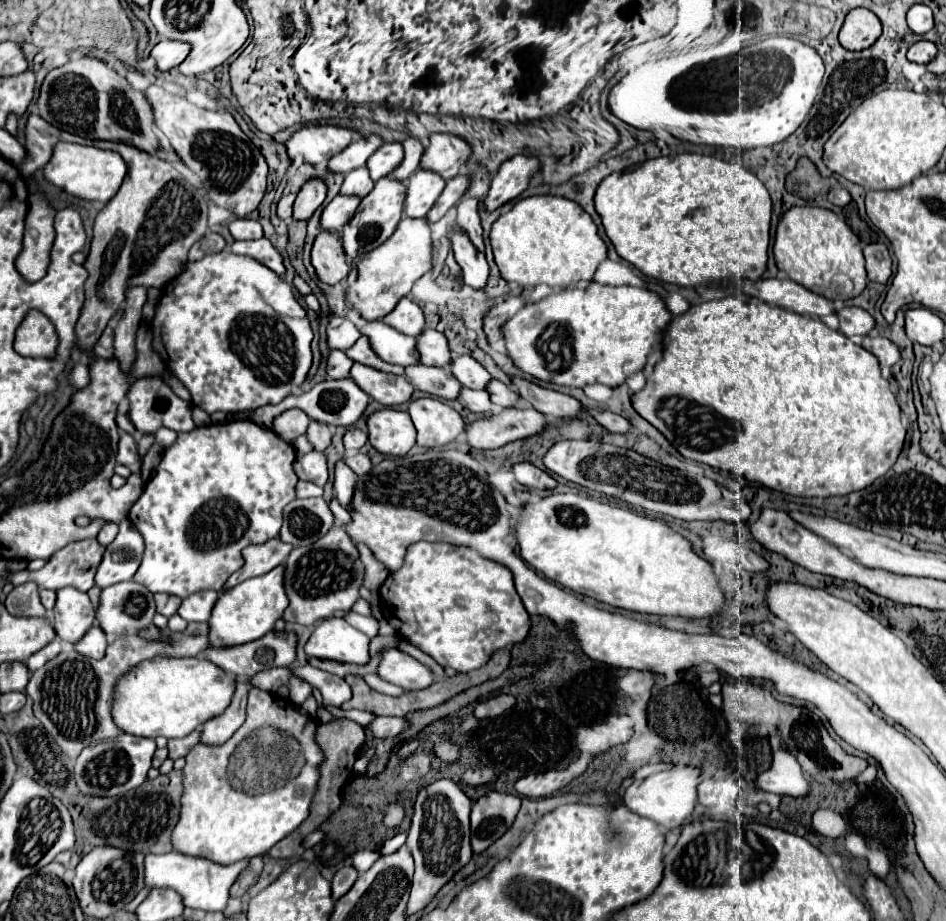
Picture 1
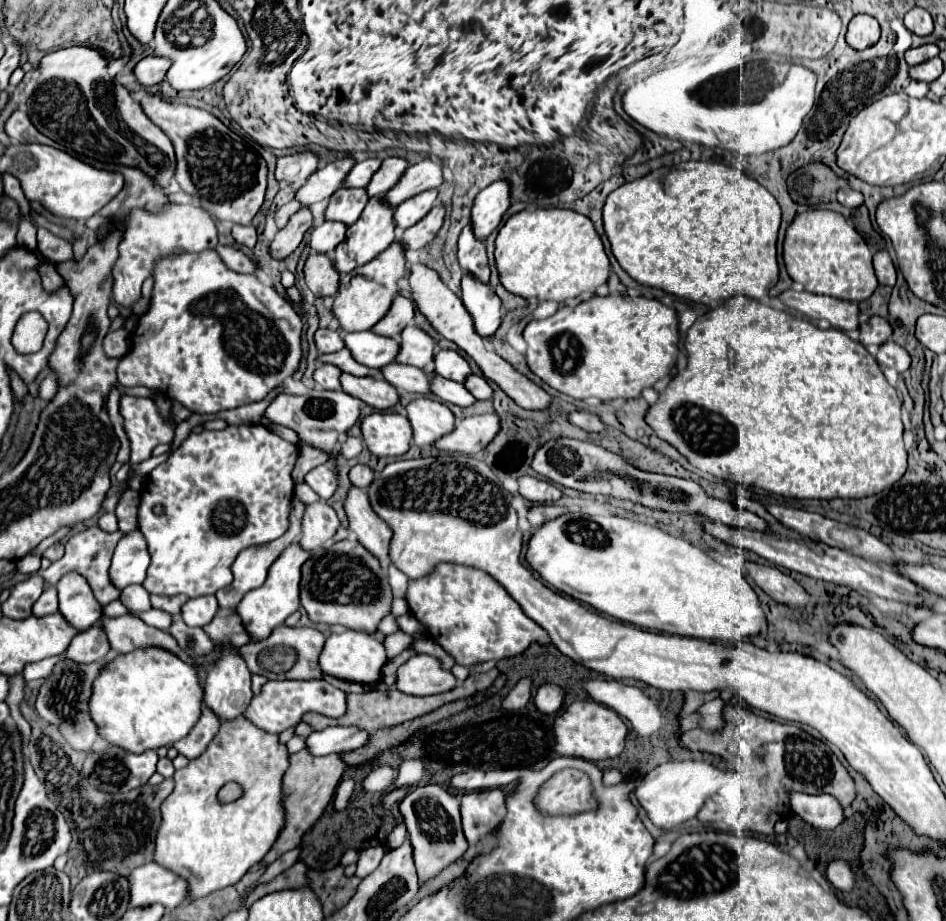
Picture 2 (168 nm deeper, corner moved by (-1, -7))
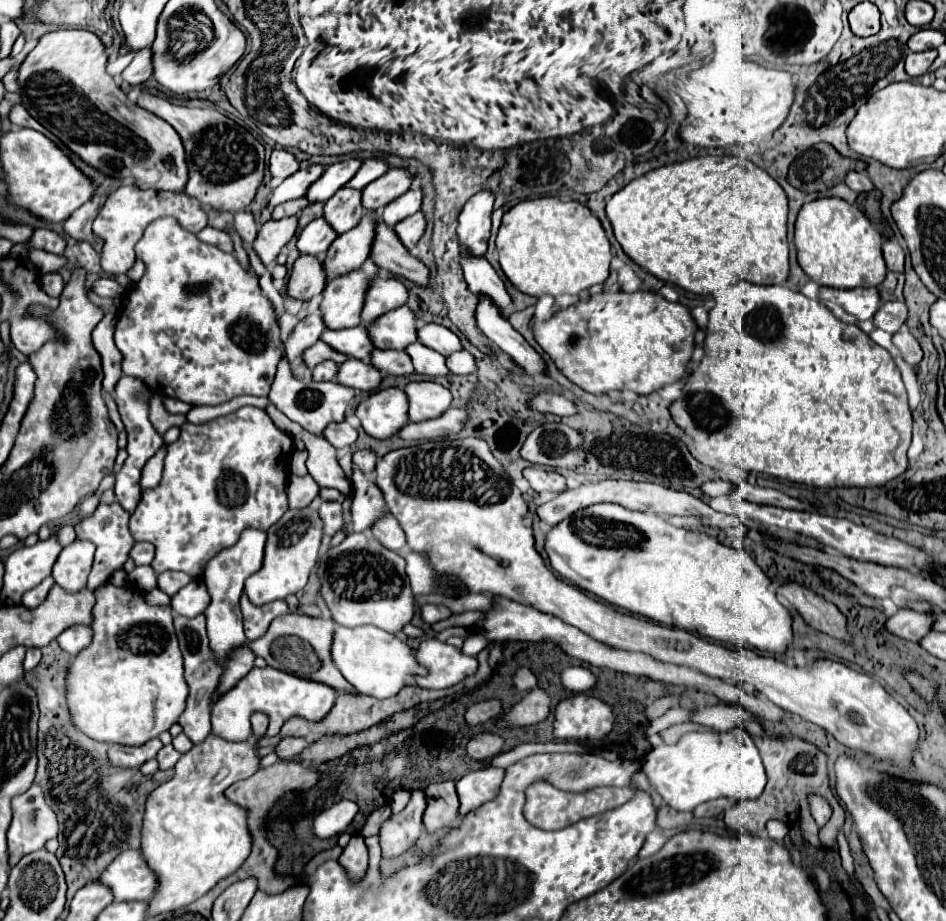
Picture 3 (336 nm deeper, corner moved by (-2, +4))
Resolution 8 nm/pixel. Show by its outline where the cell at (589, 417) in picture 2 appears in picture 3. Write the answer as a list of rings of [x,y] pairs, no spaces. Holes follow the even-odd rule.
[[[537,393],[535,399],[529,401],[529,407],[541,411],[541,413],[553,413],[553,415],[575,415],[577,409],[575,405],[565,399],[563,395],[555,395],[555,393]]]

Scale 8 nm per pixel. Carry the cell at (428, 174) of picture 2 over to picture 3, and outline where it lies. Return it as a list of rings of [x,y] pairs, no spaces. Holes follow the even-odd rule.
[[[391,169],[383,177],[371,181],[363,191],[361,191],[361,205],[369,211],[381,209],[411,187],[411,173],[407,169]]]

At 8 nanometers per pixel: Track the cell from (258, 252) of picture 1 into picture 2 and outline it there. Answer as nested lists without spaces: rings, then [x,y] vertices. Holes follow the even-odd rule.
[[[216,246],[216,252],[224,260],[224,264],[234,272],[246,272],[246,274],[258,274],[260,264],[252,258],[248,258],[244,252],[232,248],[232,246]]]

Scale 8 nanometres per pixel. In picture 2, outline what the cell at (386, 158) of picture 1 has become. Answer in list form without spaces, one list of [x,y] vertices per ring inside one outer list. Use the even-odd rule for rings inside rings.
[[[368,158],[364,162],[358,162],[350,174],[346,176],[346,186],[356,186],[356,188],[366,188],[368,182],[372,180],[372,174],[380,168],[380,158]]]

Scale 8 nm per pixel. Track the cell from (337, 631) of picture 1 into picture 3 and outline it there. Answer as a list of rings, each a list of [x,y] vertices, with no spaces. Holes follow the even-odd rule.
[[[373,625],[361,627],[337,627],[331,657],[341,671],[341,675],[363,695],[377,699],[389,699],[397,695],[403,687],[411,685],[417,675],[427,675],[427,667],[419,665],[415,659],[415,649],[401,641],[399,637],[381,631]]]

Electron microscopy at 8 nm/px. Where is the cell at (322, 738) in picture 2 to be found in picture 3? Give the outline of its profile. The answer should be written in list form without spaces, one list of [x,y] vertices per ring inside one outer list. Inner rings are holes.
[[[289,737],[289,739],[281,739],[273,751],[275,751],[277,759],[291,759],[291,757],[299,755],[307,745],[309,745],[307,739],[291,739]]]

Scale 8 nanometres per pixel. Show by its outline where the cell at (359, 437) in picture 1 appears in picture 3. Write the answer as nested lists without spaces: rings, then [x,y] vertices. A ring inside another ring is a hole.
[[[329,423],[323,431],[323,437],[339,451],[355,445],[357,441],[357,431],[349,423]]]

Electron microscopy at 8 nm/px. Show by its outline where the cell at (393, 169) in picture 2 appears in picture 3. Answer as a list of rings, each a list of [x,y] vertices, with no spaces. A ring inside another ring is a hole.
[[[367,159],[367,161],[363,161],[363,165],[355,173],[355,177],[349,183],[345,183],[345,187],[351,187],[351,189],[359,189],[361,191],[365,185],[369,185],[377,177],[381,177],[387,169],[389,167],[381,159]]]

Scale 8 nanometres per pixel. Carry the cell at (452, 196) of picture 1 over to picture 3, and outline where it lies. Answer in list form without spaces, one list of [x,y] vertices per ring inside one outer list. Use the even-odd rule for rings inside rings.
[[[417,211],[415,215],[403,219],[401,223],[395,225],[397,237],[401,239],[401,243],[403,243],[409,251],[415,249],[415,245],[417,245],[419,237],[423,235],[423,231],[425,231],[425,217],[423,217],[421,211]]]

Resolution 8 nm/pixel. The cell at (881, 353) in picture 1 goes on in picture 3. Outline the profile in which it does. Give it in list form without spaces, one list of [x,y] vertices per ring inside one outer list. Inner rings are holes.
[[[901,327],[895,335],[893,335],[893,343],[895,347],[899,349],[901,357],[911,363],[911,365],[917,365],[921,359],[923,359],[923,349],[921,345],[917,343],[917,339],[909,333],[907,327]]]

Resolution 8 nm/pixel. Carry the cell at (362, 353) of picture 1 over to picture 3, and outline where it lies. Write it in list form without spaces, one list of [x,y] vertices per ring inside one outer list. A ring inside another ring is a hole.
[[[317,341],[313,347],[305,349],[305,353],[303,353],[303,363],[305,363],[309,369],[313,369],[317,363],[321,363],[321,361],[325,361],[325,359],[331,359],[331,361],[335,361],[335,363],[343,363],[343,361],[349,359],[349,357],[333,351],[333,349],[331,349],[329,345],[325,345],[323,341]]]

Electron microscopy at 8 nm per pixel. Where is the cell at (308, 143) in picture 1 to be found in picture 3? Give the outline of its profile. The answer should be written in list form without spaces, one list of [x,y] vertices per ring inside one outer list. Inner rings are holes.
[[[279,149],[279,151],[271,153],[269,173],[273,179],[285,179],[285,177],[293,175],[297,169],[299,169],[299,163],[295,161],[295,157],[289,151]]]

